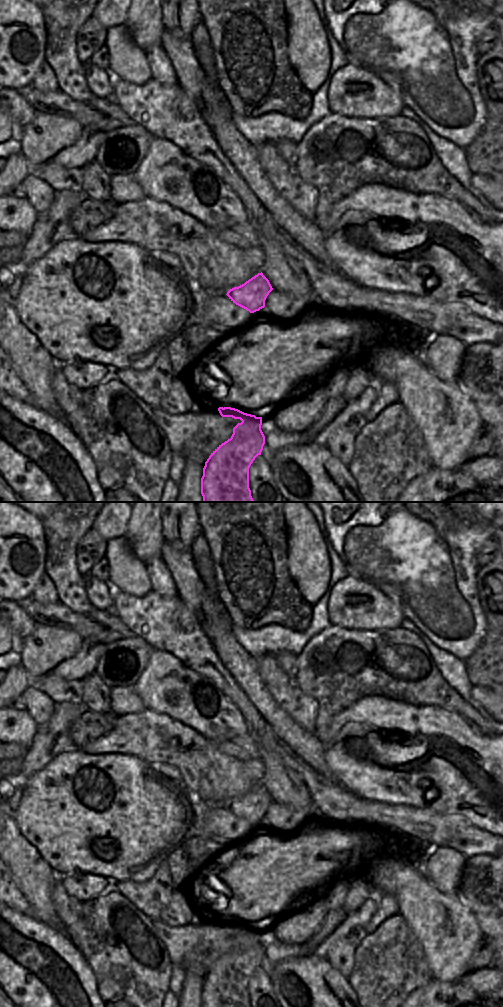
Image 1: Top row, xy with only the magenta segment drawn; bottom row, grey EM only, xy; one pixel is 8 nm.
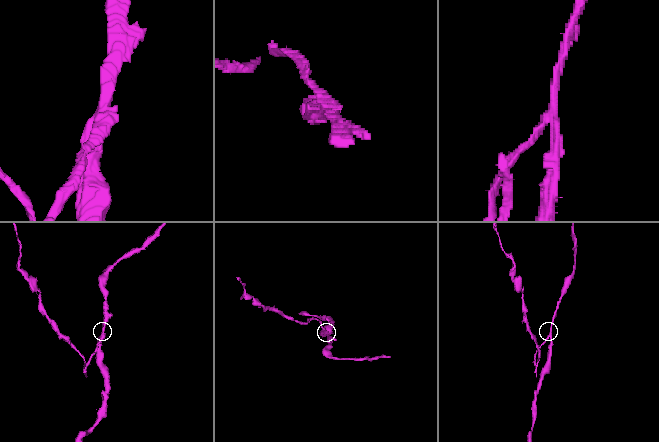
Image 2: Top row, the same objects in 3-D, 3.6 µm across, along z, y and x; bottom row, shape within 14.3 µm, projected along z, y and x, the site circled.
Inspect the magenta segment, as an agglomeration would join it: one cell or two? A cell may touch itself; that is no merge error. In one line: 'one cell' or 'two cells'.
two cells

